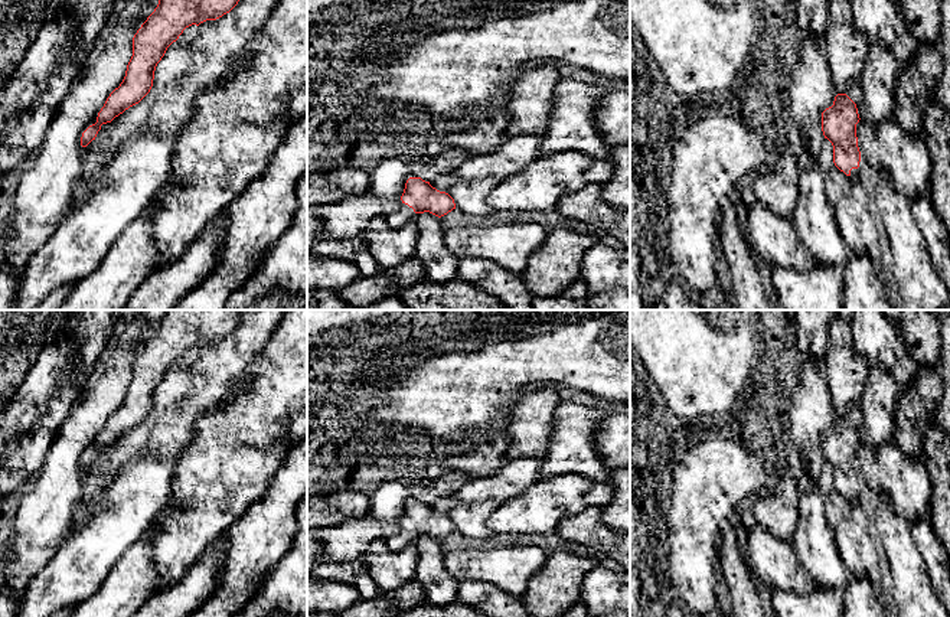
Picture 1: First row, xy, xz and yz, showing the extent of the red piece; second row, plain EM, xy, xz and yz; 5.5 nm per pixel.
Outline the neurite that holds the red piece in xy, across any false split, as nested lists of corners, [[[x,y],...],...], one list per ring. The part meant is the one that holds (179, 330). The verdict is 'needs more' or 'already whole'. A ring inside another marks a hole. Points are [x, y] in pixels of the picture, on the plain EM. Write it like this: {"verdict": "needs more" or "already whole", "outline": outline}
{"verdict": "already whole", "outline": [[[164,310],[157,330],[133,360],[133,379],[123,405],[107,421],[97,445],[82,456],[81,469],[86,470],[102,447],[111,445],[150,415],[157,386],[186,350],[229,336],[248,311]]]}

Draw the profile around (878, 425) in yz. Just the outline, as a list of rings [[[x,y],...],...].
[[[869,363],[869,379],[861,401],[862,422],[856,427],[859,441],[868,447],[882,447],[895,440],[901,386],[891,372]]]

